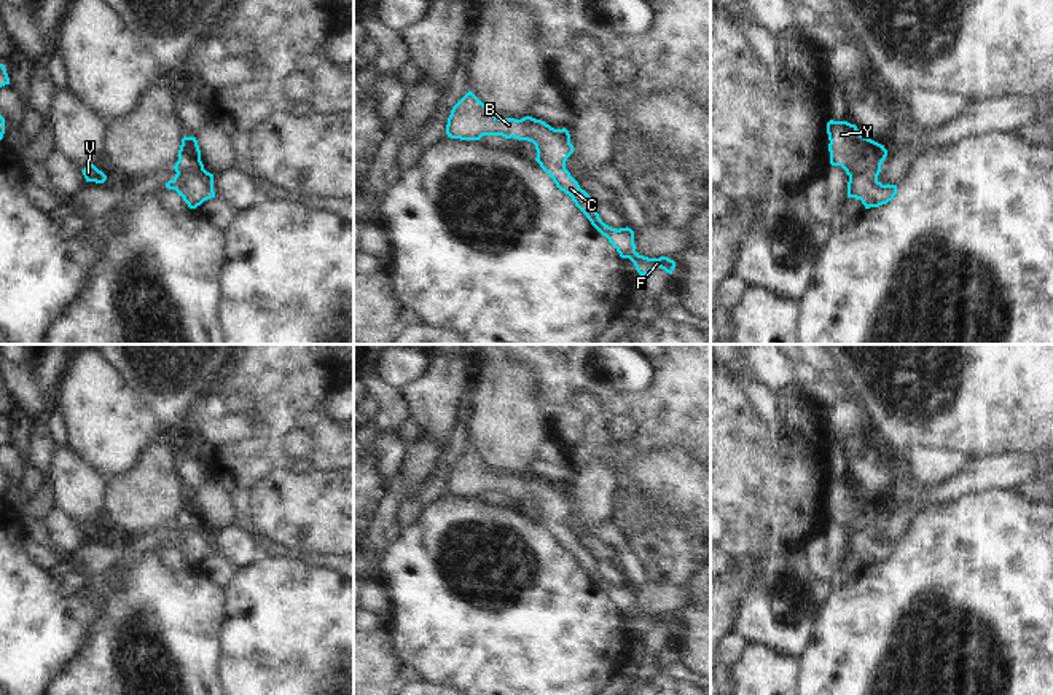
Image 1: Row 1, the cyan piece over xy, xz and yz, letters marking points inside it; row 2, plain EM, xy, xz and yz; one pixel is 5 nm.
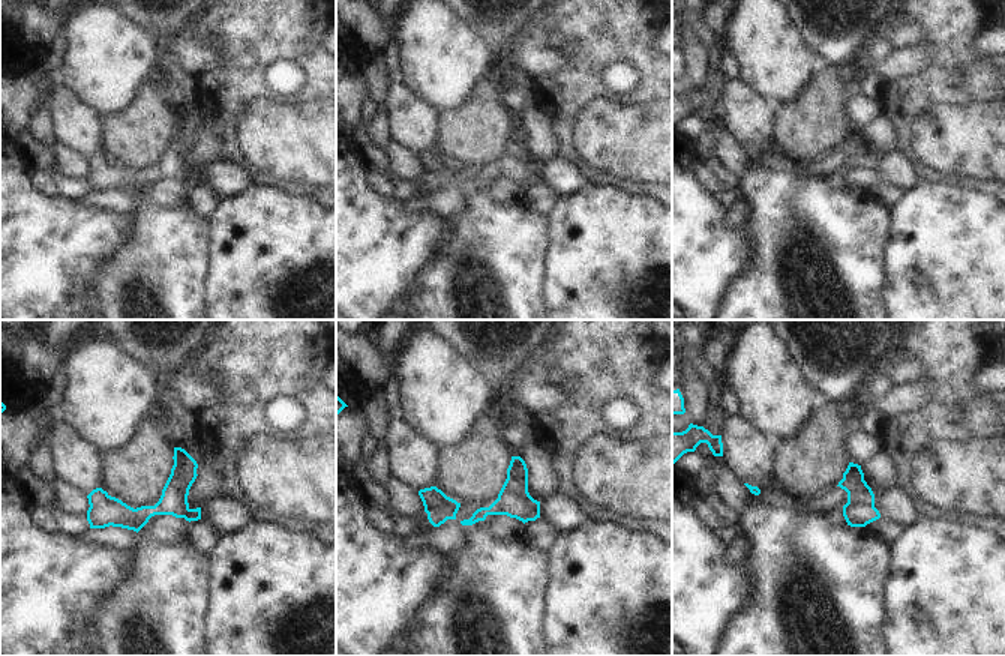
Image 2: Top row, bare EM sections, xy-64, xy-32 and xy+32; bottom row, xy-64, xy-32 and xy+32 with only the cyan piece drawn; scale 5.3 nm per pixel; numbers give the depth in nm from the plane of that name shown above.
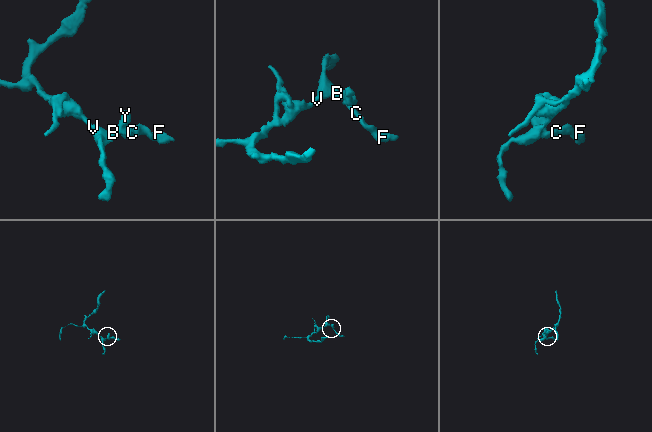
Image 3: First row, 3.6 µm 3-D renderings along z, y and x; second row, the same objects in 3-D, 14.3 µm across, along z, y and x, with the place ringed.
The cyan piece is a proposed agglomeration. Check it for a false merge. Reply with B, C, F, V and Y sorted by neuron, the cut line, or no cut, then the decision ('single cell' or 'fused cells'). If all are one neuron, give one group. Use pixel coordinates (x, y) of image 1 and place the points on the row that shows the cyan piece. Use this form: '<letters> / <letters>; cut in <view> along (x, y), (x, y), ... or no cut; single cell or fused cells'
B C F V Y; no cut; single cell

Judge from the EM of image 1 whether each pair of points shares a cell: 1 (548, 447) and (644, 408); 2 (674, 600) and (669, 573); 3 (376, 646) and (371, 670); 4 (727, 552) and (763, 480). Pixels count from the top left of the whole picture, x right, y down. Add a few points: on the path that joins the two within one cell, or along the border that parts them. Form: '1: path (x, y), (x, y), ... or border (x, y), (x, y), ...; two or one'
1: border (548, 437), (571, 467); two
2: border (647, 581), (682, 587); two
3: path (373, 652), (371, 663); one
4: path (744, 534), (749, 528), (755, 498); one

